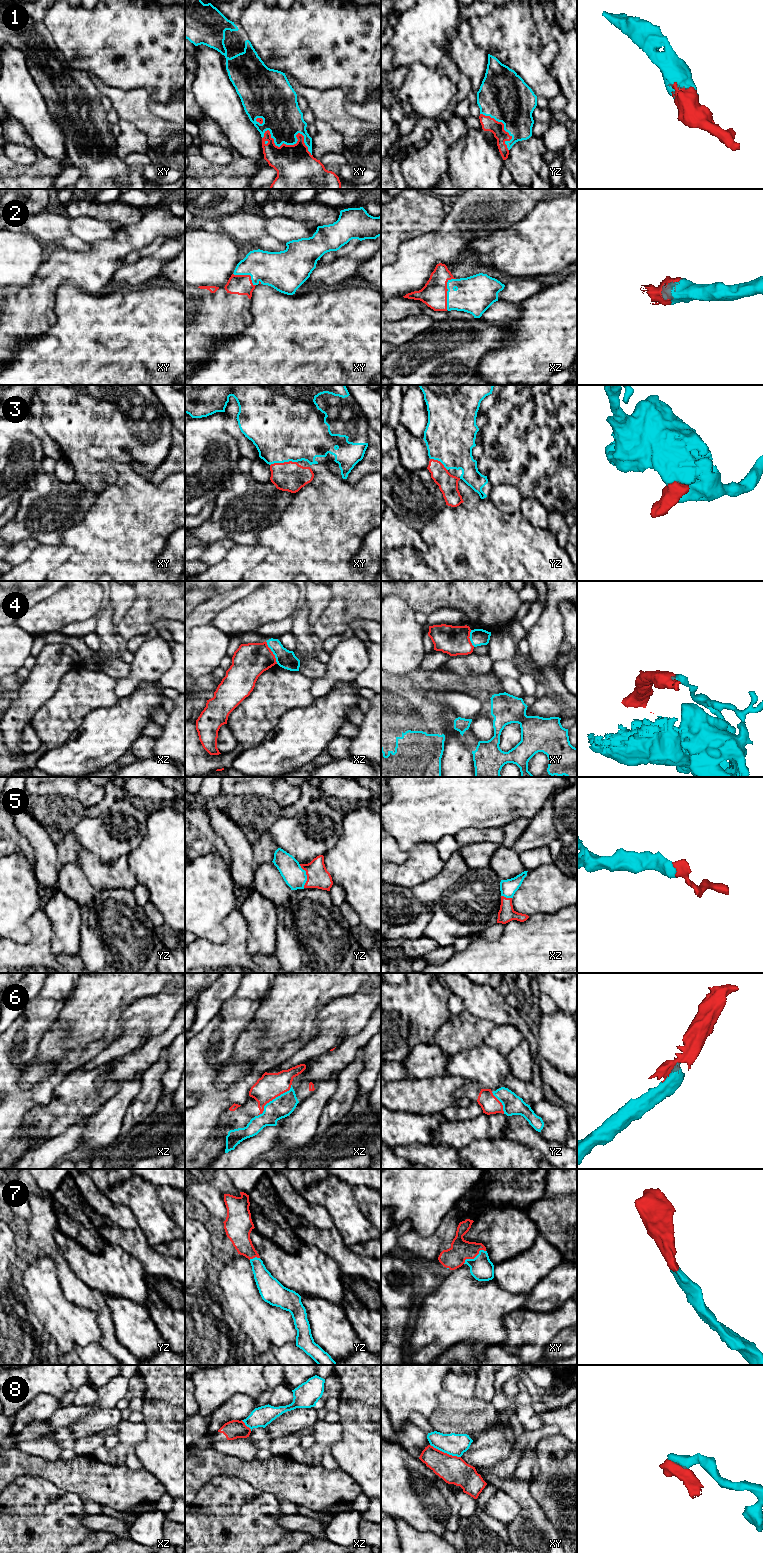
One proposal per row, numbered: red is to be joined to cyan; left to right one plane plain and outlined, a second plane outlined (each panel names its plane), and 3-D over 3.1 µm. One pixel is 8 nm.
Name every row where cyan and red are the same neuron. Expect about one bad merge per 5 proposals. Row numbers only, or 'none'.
1, 2, 3, 5, 6, 7

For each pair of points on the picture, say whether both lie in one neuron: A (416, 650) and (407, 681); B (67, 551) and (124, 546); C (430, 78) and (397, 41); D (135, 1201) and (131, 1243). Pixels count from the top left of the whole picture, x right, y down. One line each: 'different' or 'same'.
A: different
B: different
C: different
D: different

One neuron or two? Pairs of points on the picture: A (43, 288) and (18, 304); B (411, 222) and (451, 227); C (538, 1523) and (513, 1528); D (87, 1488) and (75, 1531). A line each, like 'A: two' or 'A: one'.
A: one
B: two
C: one
D: two

